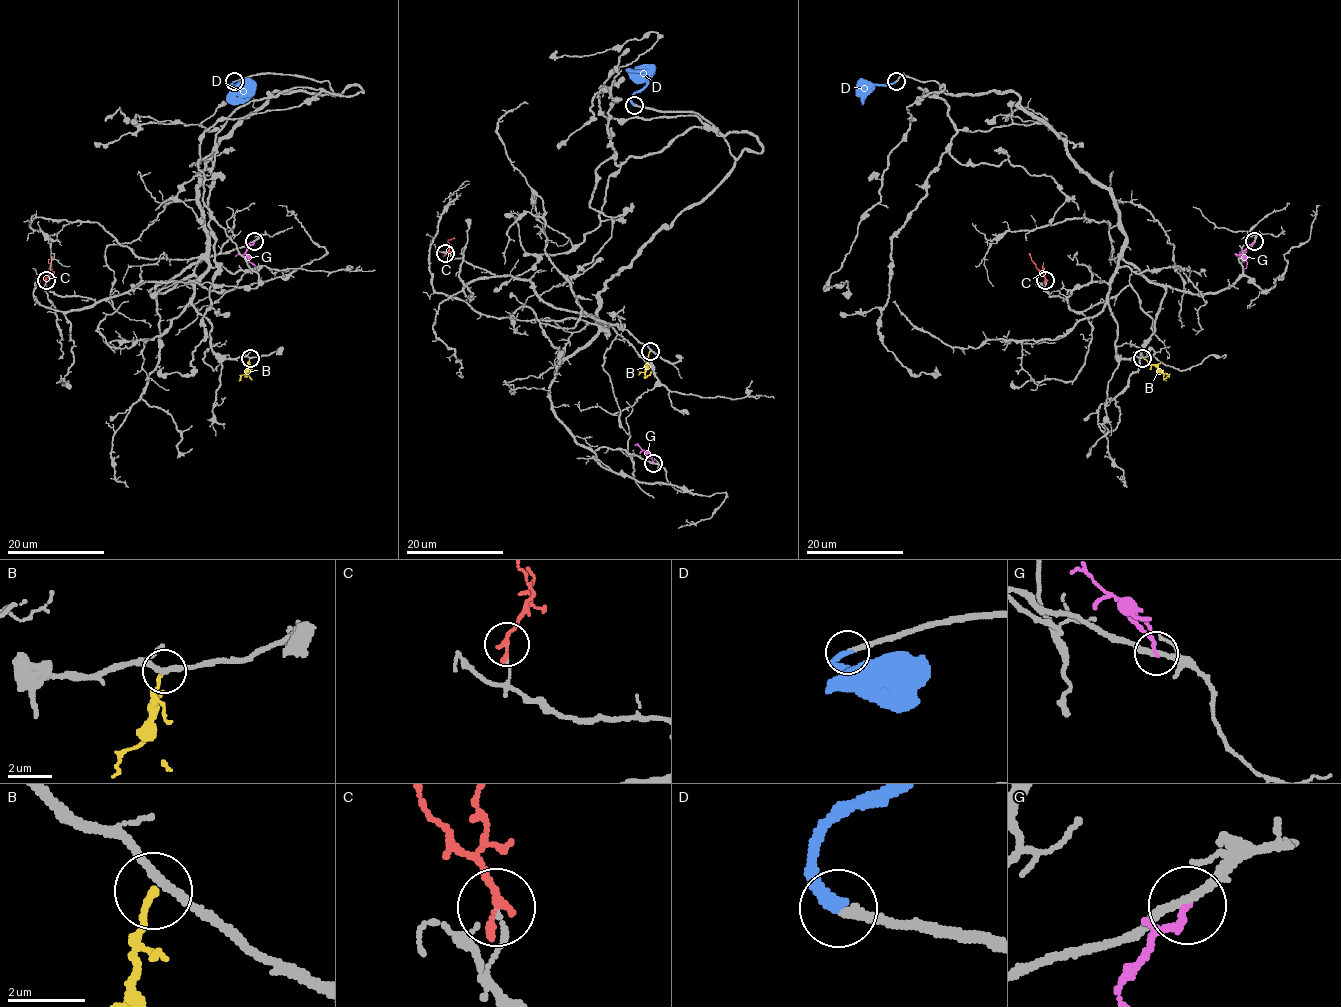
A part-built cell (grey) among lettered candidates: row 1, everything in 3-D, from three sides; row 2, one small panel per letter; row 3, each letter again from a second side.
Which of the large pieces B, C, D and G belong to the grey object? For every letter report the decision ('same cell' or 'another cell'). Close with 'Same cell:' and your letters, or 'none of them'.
B: another cell
C: another cell
D: same cell
G: another cell
Same cell: D

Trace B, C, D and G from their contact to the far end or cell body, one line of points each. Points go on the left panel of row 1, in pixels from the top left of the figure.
B: (250, 357), (246, 374), (252, 379)
C: (46, 280), (51, 269), (48, 259), (54, 253)
D: (235, 81), (231, 84), (247, 85), (242, 85), (226, 101)
G: (254, 241), (246, 257), (256, 269)

